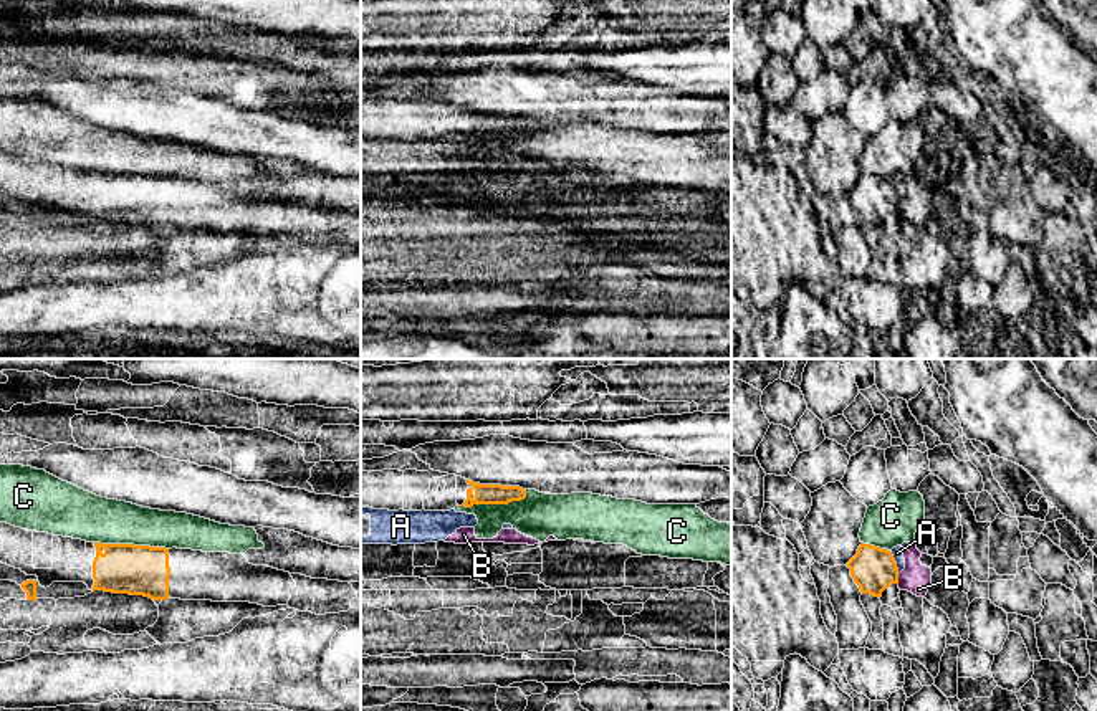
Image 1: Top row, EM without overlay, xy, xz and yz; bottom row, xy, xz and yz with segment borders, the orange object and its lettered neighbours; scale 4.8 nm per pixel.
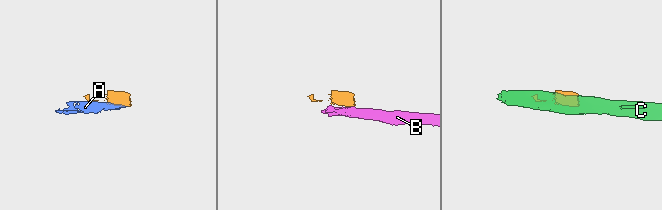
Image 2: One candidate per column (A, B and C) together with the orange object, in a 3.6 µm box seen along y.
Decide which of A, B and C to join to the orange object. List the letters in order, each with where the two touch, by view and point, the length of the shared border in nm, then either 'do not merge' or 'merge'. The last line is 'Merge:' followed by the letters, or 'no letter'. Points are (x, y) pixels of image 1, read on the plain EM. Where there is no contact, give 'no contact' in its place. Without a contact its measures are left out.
A: yz (895, 192) | 120 nm | do not merge
B: yz (897, 209) | 50 nm | do not merge
C: xy (131, 174) | 360 nm | do not merge
Merge: no letter

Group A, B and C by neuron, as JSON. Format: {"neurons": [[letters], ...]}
{"neurons": [["A", "B"], ["C"]]}

